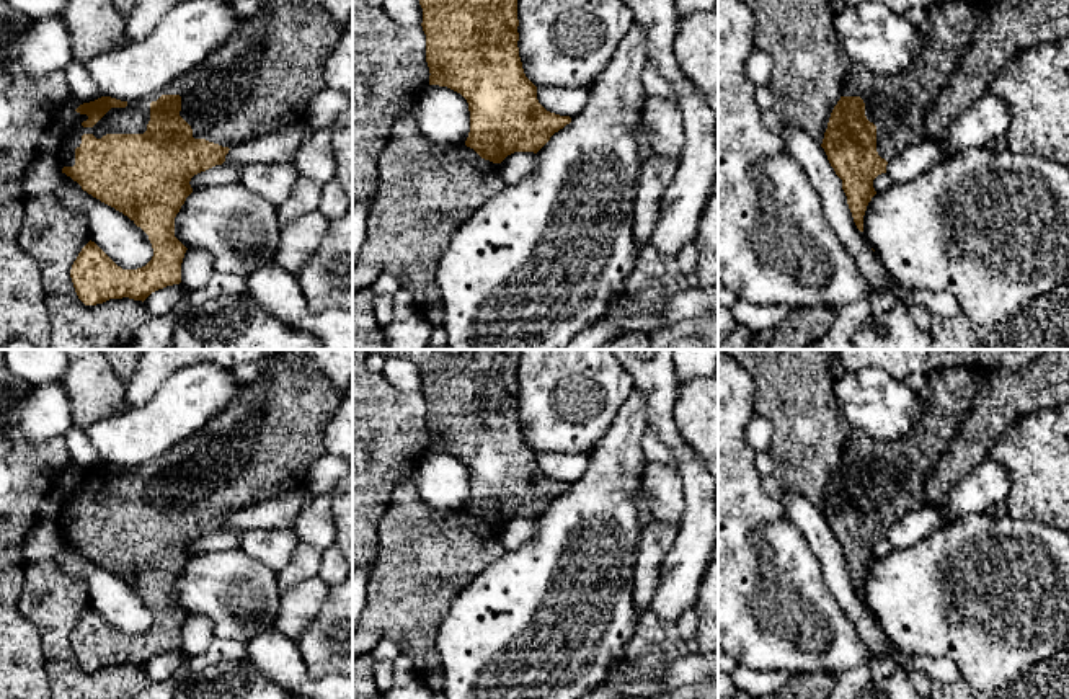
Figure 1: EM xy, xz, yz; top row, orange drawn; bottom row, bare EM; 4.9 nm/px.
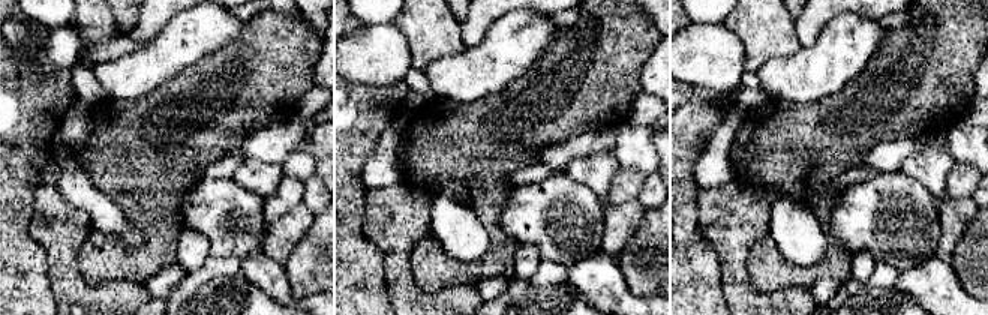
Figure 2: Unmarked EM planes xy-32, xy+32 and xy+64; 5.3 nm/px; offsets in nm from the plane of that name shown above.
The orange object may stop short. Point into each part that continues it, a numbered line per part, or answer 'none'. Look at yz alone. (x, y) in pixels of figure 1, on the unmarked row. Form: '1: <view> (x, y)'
1: yz (898, 472)

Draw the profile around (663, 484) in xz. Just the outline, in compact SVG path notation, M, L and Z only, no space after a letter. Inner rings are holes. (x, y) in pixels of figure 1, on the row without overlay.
M646 461L643 482L650 496L651 519L679 524L685 501L677 470L661 462Z

